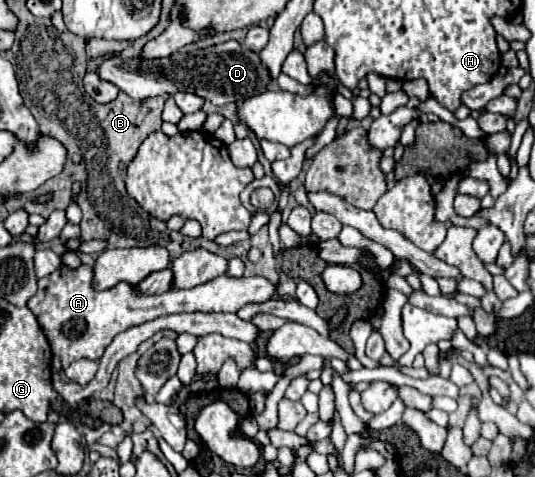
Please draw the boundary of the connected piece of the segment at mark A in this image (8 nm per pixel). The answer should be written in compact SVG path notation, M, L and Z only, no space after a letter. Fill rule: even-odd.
M80 265L76 269L58 267L58 271L54 271L52 275L38 279L38 291L28 299L28 307L36 315L50 343L52 355L56 355L62 361L62 369L66 369L72 361L82 357L98 361L112 339L134 325L142 325L170 313L236 313L246 303L268 301L274 295L274 289L276 285L266 277L256 275L232 279L228 275L222 275L194 289L170 289L162 295L140 295L130 283L118 283L110 289L98 291L92 287L92 267Z

